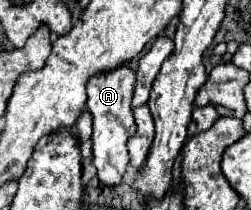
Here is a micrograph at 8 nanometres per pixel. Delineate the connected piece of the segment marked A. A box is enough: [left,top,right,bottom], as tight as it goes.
[87,66,135,188]

